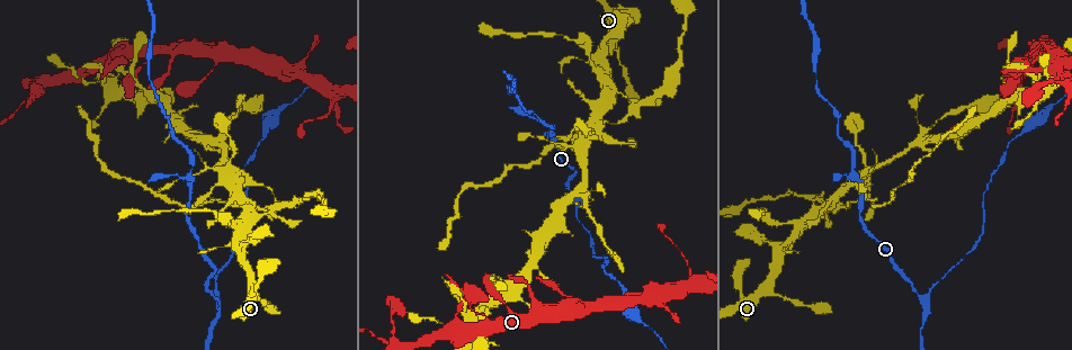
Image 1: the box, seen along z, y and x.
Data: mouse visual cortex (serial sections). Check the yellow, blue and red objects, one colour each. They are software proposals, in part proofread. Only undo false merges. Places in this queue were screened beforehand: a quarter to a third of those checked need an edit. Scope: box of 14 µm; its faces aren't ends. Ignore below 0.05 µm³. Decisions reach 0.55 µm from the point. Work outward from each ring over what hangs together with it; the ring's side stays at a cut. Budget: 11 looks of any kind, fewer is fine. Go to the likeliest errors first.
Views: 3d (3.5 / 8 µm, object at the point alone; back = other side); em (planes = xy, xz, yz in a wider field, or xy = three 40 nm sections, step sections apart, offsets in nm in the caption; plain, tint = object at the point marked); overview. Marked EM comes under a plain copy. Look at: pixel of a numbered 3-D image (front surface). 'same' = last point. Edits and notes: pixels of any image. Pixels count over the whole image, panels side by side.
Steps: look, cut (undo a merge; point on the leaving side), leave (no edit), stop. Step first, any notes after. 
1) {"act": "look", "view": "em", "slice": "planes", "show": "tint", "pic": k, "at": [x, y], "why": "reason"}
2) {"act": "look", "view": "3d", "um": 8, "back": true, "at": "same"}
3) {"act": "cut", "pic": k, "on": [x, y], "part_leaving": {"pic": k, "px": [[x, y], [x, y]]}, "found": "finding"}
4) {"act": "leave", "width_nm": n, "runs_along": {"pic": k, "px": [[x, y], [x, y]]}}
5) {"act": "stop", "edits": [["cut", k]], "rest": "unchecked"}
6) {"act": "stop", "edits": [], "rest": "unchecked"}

{"act": "look", "view": "3d", "um": 3.5, "pic": 1, "at": [103, 74], "why": "sharp bend"}

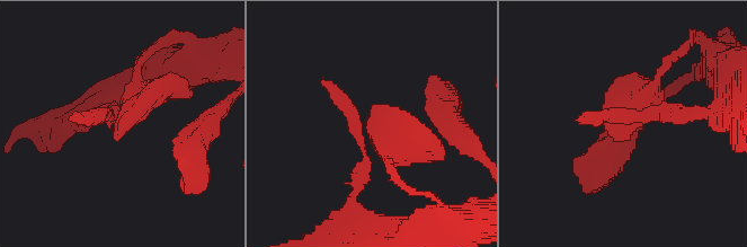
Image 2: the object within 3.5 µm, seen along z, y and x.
{"act": "look", "view": "em", "slice": "xy", "step": 1, "show": "tint", "pic": 2, "at": [118, 122]}

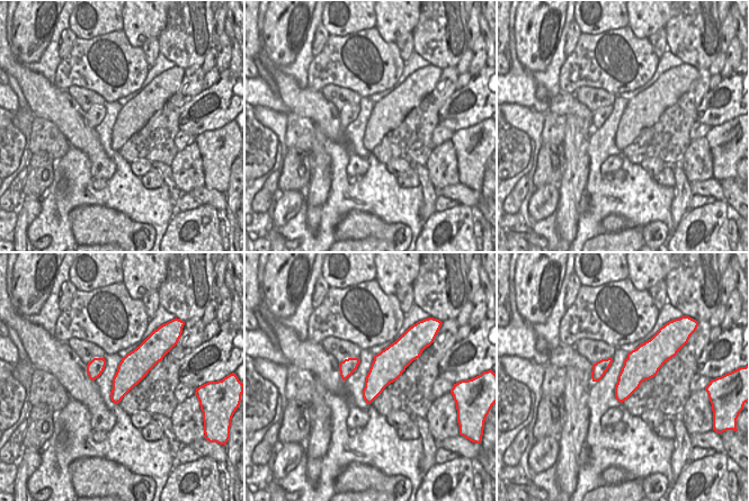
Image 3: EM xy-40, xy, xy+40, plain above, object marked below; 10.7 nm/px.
{"act": "leave", "runs_along": {"pic": 2, "px": [[352, 209], [365, 146], [390, 125], [390, 111]]}, "found": "continuous, no second cell"}

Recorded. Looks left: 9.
{"act": "look", "view": "em", "slice": "xy", "step": 2, "show": "tint", "pic": 1, "at": [239, 230], "why": "calibre changes"}

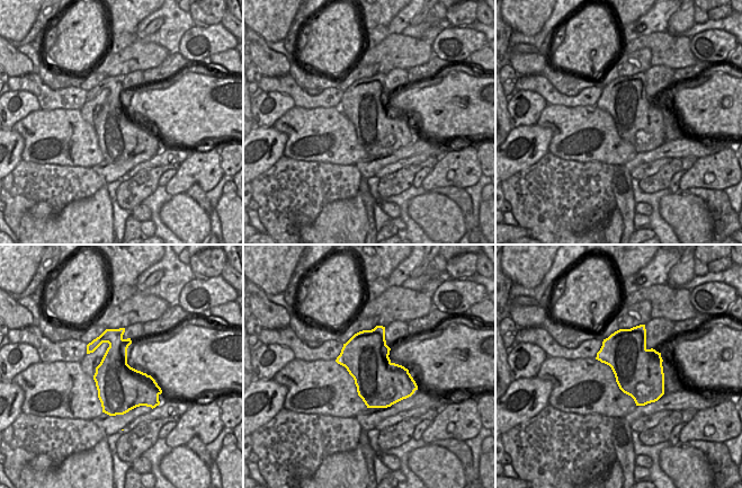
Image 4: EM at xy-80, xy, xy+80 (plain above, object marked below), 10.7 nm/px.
{"act": "look", "view": "3d", "um": 3.5, "at": "same", "why": "see where the arms go"}

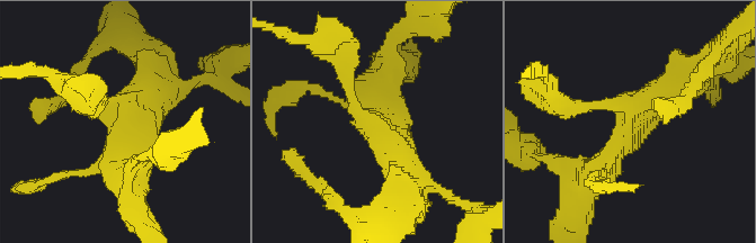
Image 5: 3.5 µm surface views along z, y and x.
{"act": "leave", "arms": 3, "runs_along": {"pic": 5, "px": [[124, 183], [124, 122], [97, 104]]}, "found": "all the same cell"}

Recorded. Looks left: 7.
{"act": "look", "view": "3d", "um": 3.5, "pic": 1, "at": [213, 295], "why": "branch point"}

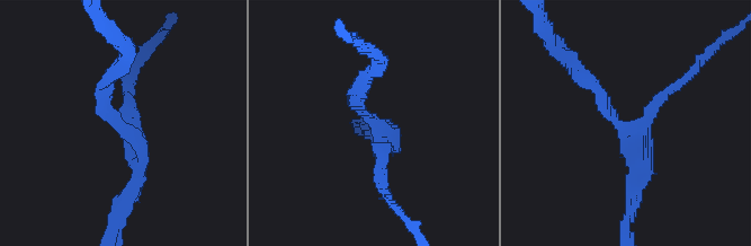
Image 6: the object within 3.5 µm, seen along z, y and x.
{"act": "look", "view": "em", "slice": "xy", "step": 1, "show": "tint", "pic": 6, "at": [377, 125], "arms": 3, "arm_widths_nm": [150, 150, 200]}

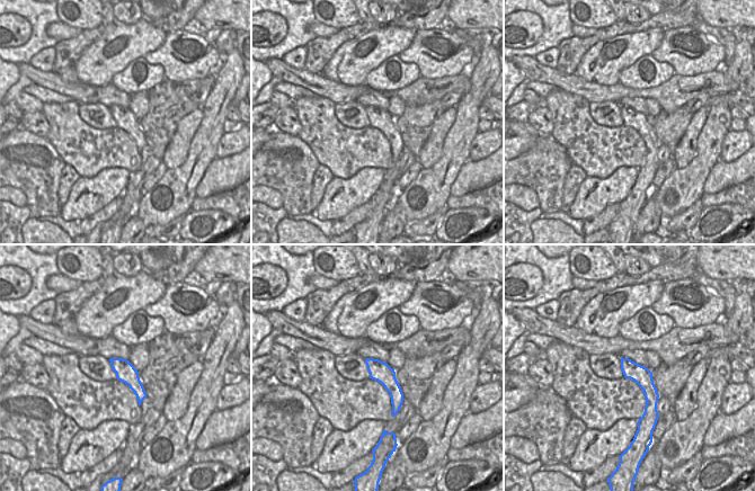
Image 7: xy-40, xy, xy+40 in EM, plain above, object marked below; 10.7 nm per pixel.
{"act": "leave", "runs_along": {"pic": 7, "px": [[623, 360], [650, 391], [648, 416]]}, "found": "one cell here"}

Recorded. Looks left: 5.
{"act": "look", "view": "3d", "um": 3.5, "pic": 1, "at": [856, 179], "why": "three arms meet"}

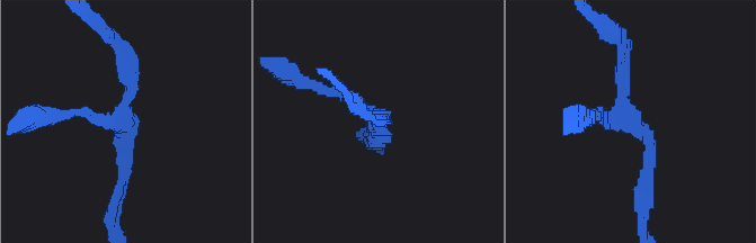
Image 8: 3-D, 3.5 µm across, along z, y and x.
{"act": "look", "view": "em", "slice": "xy", "step": 5, "show": "tint", "pic": 8, "at": [128, 124], "arms": 3, "arm_widths_nm": [100, 200, 200], "why": "need the tissue"}

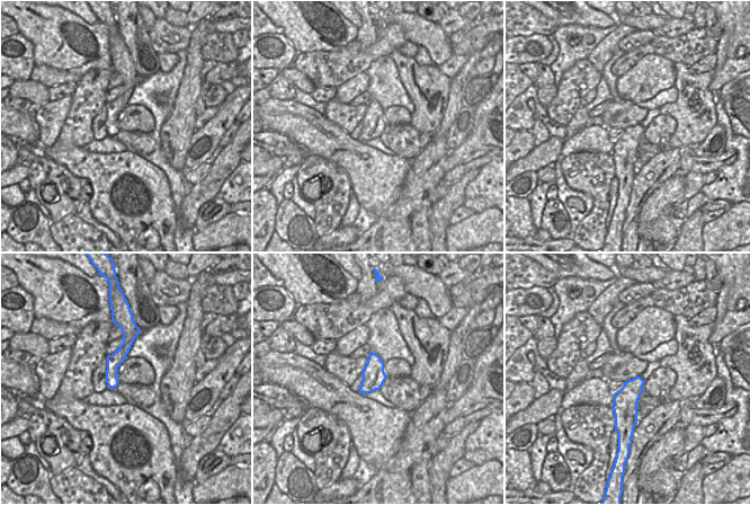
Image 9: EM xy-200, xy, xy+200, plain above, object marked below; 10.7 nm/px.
{"act": "leave", "runs_along": {"pic": 8, "px": [[643, 196], [649, 141], [623, 102], [623, 51]]}, "found": "one cell here"}

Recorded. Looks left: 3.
{"act": "stop", "edits": [], "rest": "unchecked"}

